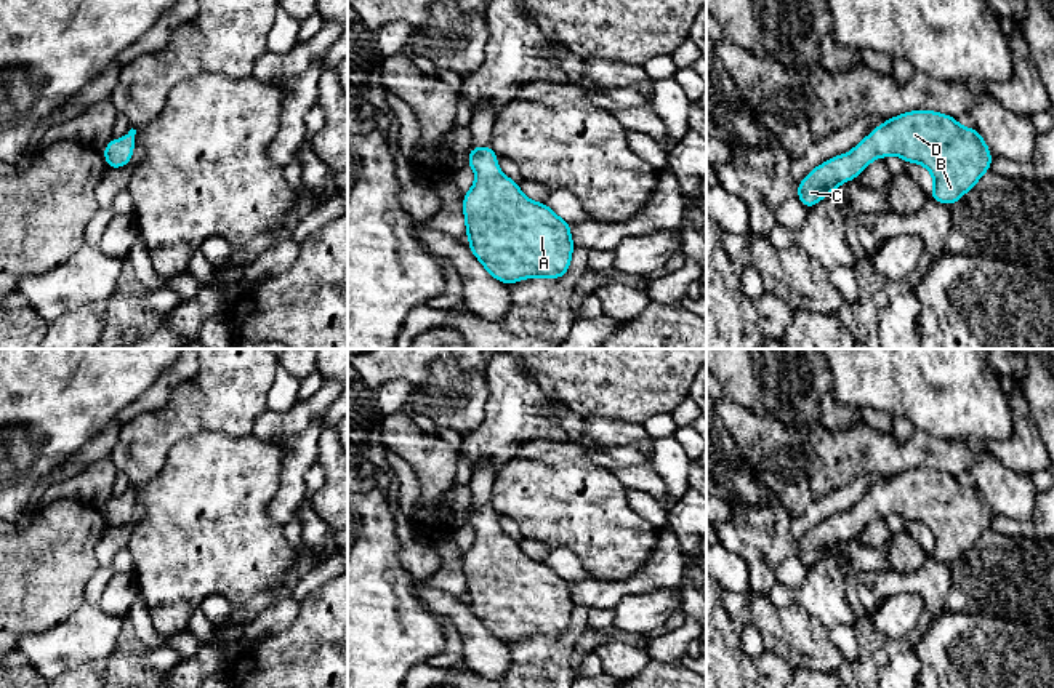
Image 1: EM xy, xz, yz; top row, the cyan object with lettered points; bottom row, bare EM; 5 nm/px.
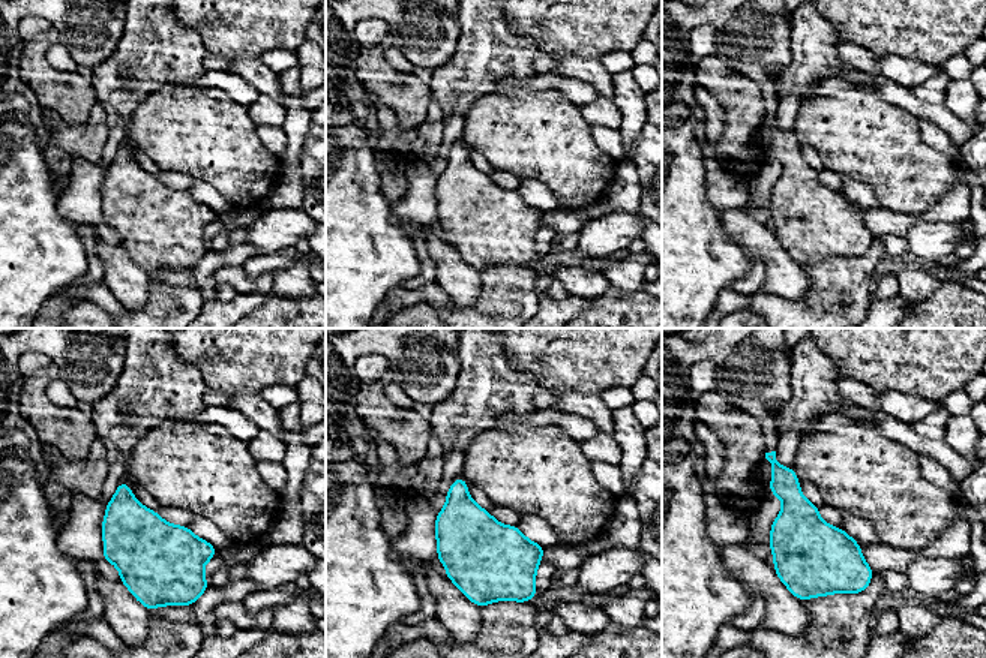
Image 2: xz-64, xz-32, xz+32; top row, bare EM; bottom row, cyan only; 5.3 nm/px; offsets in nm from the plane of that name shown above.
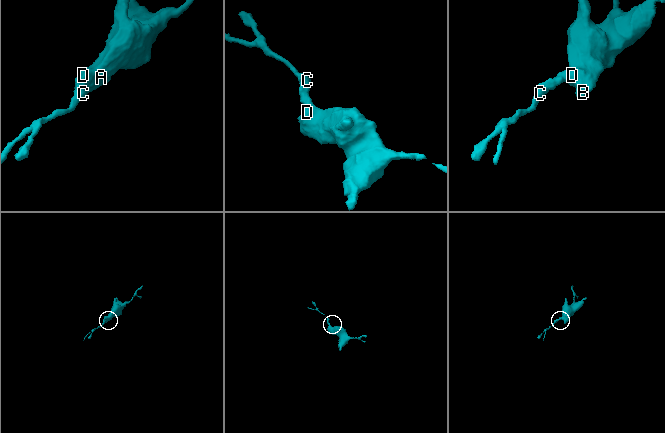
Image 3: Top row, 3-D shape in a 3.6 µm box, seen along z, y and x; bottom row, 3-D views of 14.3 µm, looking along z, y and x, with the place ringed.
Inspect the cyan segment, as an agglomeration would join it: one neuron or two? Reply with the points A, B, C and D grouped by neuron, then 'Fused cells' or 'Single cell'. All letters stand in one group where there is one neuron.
Groups: A B C D. Single cell

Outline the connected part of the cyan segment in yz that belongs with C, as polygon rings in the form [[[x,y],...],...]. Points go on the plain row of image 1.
[[[911,469],[876,485],[849,512],[814,526],[798,542],[798,557],[812,566],[839,542],[855,538],[876,515],[887,514],[926,525],[934,536],[929,557],[948,563],[955,563],[992,526],[990,509],[976,486],[964,486],[945,472]]]

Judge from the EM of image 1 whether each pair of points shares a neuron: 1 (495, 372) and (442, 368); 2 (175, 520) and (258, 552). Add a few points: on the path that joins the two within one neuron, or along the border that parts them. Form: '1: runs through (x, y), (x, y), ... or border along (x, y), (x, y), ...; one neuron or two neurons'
1: border along (484, 368), (487, 380); two neurons
2: runs through (196, 520), (237, 551); one neuron

